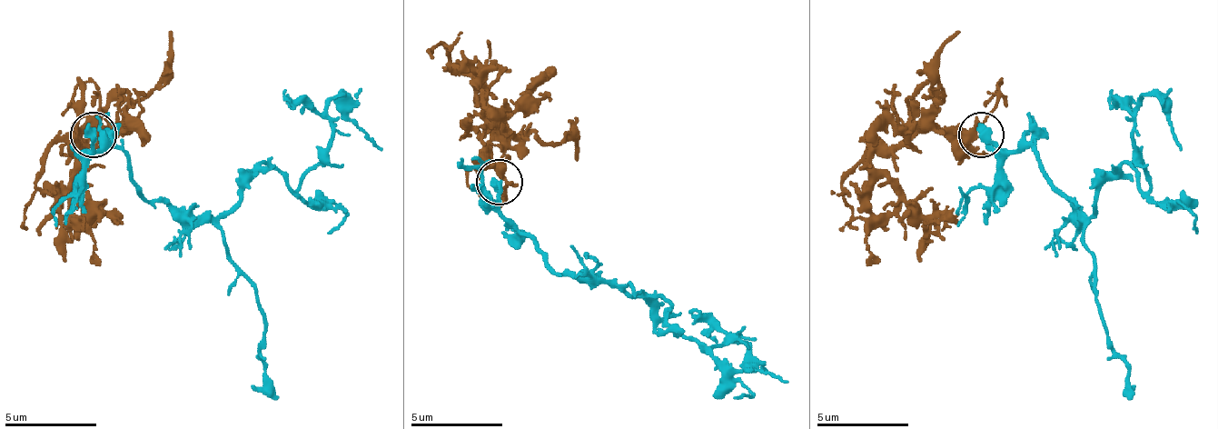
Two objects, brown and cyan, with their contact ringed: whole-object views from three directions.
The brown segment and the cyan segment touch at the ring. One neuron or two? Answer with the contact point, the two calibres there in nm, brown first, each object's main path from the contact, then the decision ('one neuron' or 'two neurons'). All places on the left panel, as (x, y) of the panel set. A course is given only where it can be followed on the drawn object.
place (93, 134); calibres 300 and 480 nm; course brown (96, 138), (87, 129), (78, 138), (78, 198), (101, 266); course cyan (92, 134), (152, 203), (197, 216), (262, 165), (293, 194), (335, 96), (381, 152); one neuron

